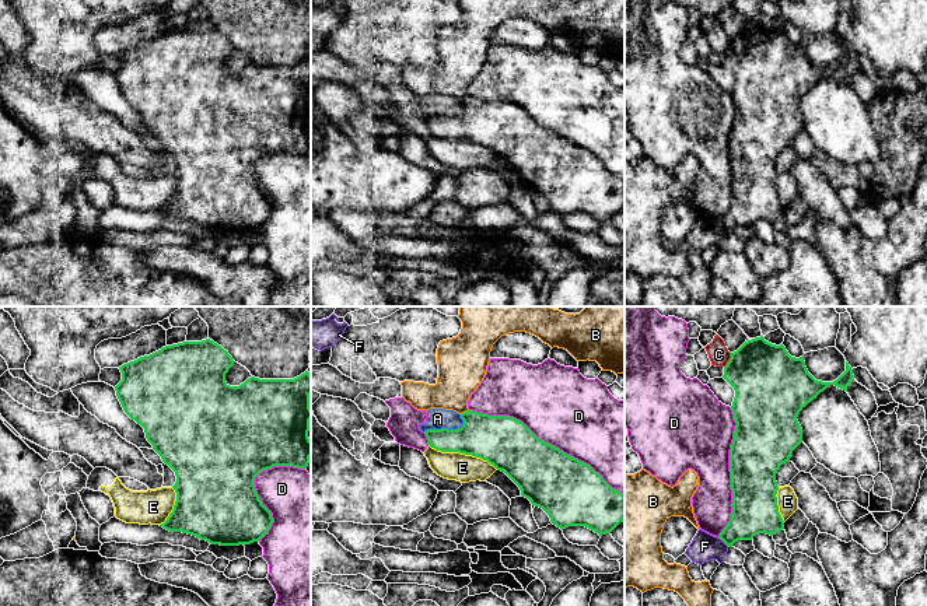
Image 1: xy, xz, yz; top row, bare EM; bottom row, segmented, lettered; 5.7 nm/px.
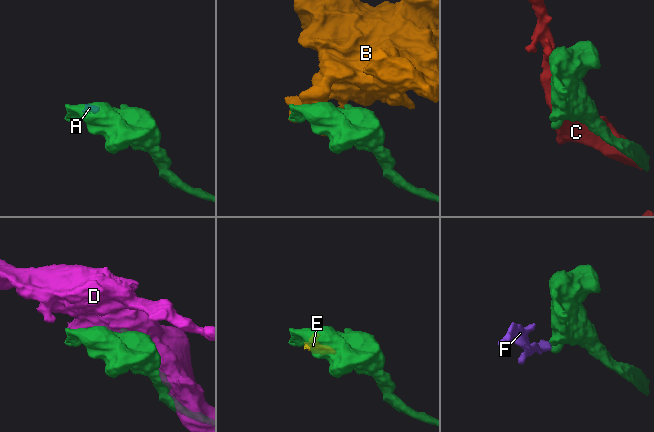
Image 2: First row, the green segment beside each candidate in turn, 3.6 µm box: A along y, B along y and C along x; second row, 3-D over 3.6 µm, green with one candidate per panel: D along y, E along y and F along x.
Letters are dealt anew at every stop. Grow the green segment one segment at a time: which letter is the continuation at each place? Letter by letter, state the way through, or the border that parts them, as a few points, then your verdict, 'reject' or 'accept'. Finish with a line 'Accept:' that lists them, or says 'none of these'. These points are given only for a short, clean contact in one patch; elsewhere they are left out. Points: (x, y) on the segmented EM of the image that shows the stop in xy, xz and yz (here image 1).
A: border along xz (464, 420), (457, 428), (427, 428), (423, 431); reject
B: border along xz (468, 409), (461, 414); reject
C: reject
D: reject
E: reject
F: border along yz (719, 536), (728, 546); reject
Accept: none of these

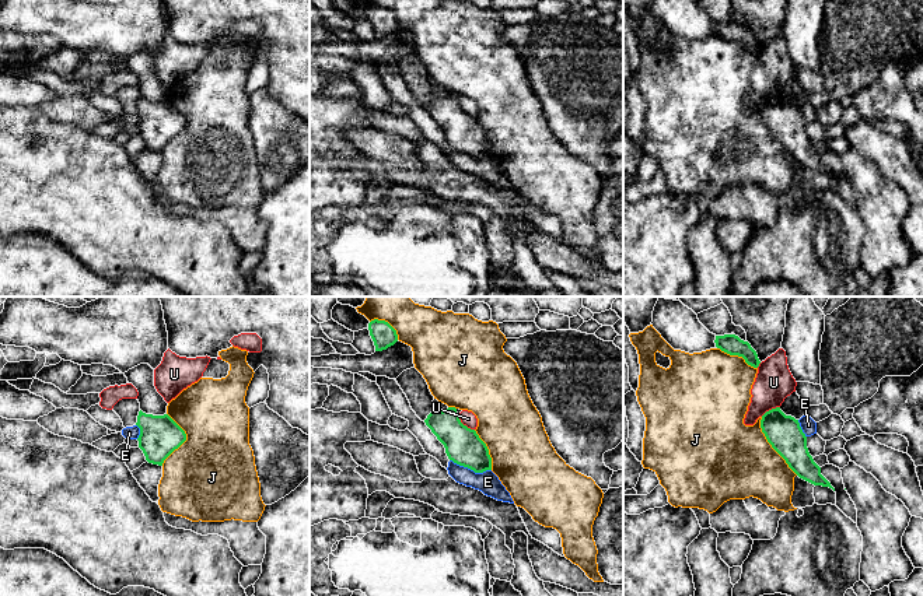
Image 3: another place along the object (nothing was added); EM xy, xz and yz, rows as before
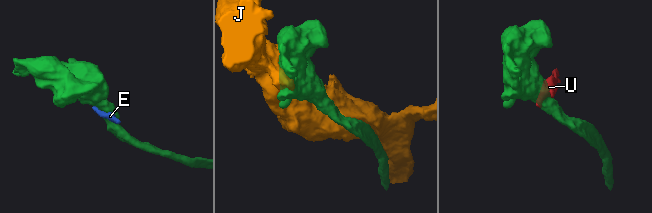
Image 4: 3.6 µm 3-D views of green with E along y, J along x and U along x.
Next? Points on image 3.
E: border along xz (450, 459), (475, 472), (490, 470); reject
J: reject
U: reject
Accept: none of these

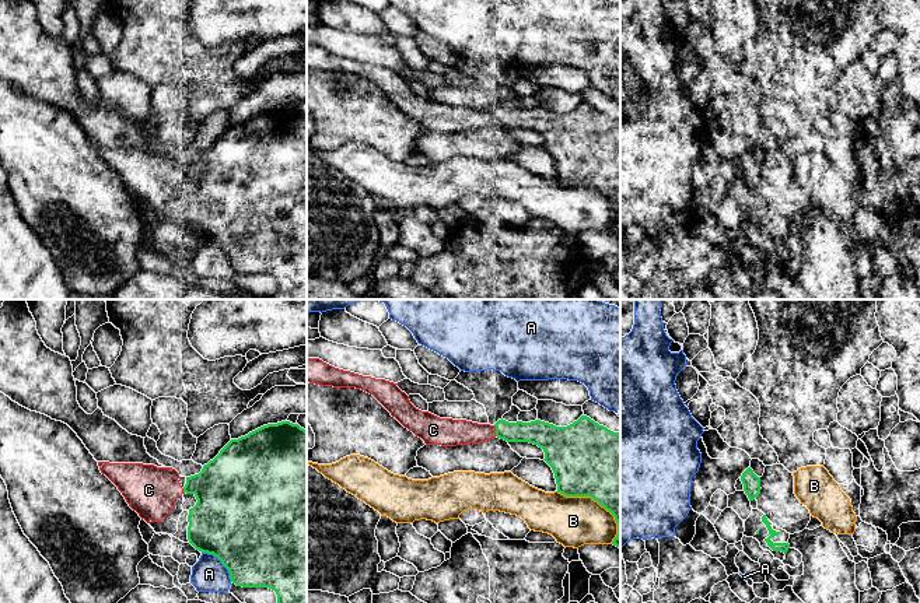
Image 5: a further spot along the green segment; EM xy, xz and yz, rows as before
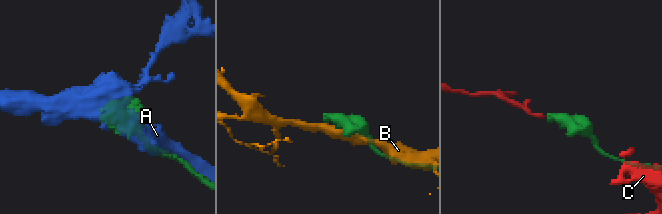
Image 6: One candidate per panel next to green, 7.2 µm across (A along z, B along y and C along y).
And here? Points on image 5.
A: reject
B: reject
C: accept
Accept: C

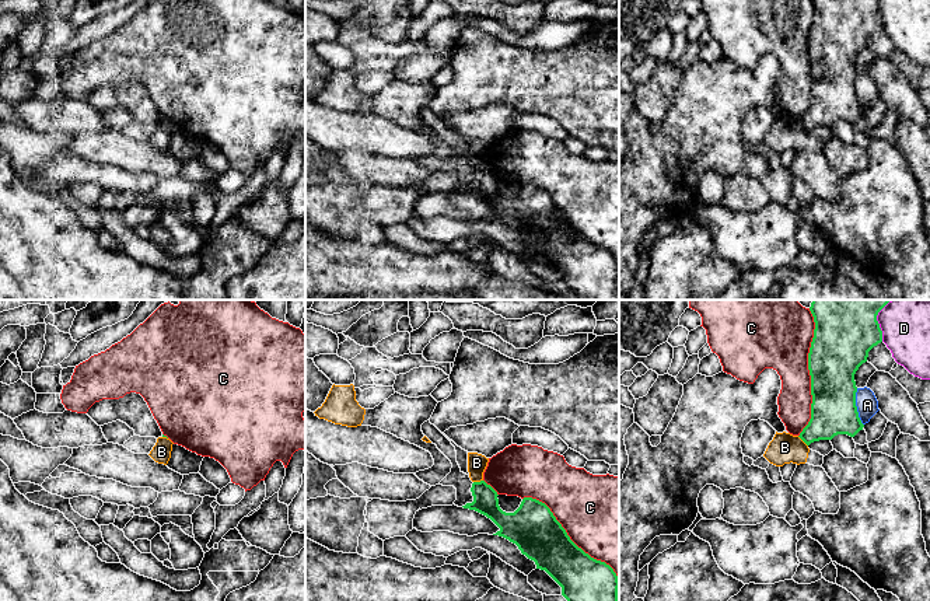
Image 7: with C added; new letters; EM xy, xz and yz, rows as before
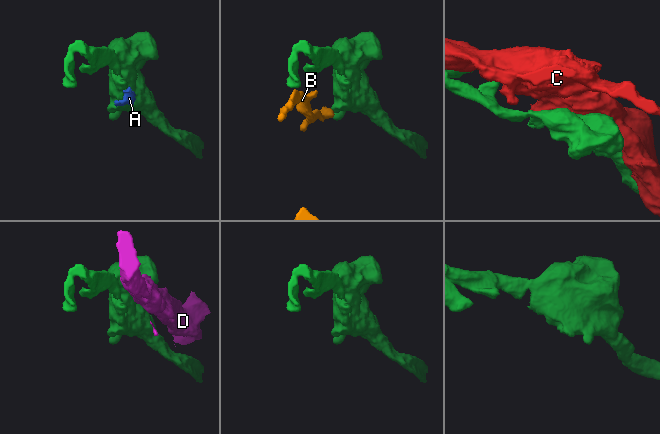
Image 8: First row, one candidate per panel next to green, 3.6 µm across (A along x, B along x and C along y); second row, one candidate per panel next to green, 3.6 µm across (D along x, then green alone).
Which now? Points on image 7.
A: reject
B: reject
C: reject
D: reject
Accept: none of these

